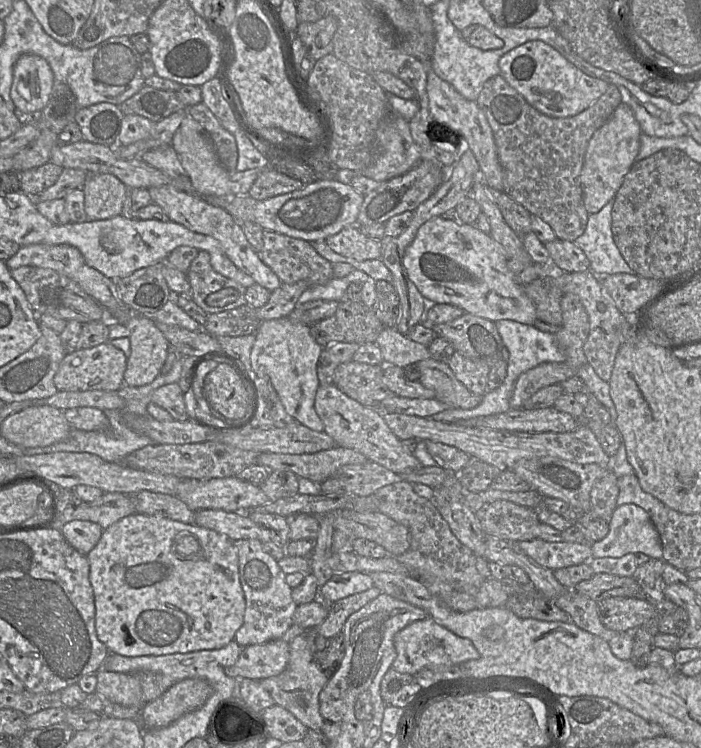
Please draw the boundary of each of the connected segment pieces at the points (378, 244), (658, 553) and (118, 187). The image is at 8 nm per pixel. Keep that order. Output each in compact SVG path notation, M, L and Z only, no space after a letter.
M357 224L344 227L325 242L336 253L357 261L380 259L384 247L384 241L365 236Z
M627 503L618 506L613 511L607 535L591 544L593 558L614 557L619 558L628 553L642 552L650 558L662 559L663 550L658 530L653 524L649 514L640 506Z
M88 174L83 186L84 210L89 221L121 215L128 189L112 174Z

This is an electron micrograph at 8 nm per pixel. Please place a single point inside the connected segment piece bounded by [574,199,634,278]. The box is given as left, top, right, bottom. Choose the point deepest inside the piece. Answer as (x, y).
(596, 242)

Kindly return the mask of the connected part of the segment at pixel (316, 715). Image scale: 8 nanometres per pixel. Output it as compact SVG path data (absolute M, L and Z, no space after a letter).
M305 634L298 635L289 644L290 657L285 670L277 676L259 680L259 683L271 695L275 704L291 712L308 729L322 731L324 720L320 713L319 699L330 677L313 658Z

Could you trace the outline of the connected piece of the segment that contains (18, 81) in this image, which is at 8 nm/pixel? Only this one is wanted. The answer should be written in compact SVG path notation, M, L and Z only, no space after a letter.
M23 54L13 69L10 95L24 112L42 111L47 105L55 78L49 63L35 54Z

